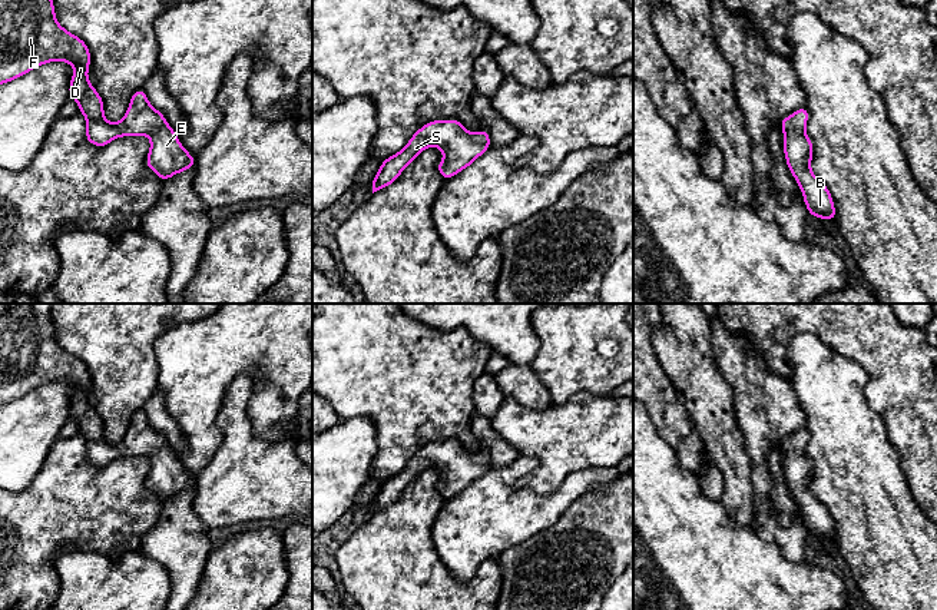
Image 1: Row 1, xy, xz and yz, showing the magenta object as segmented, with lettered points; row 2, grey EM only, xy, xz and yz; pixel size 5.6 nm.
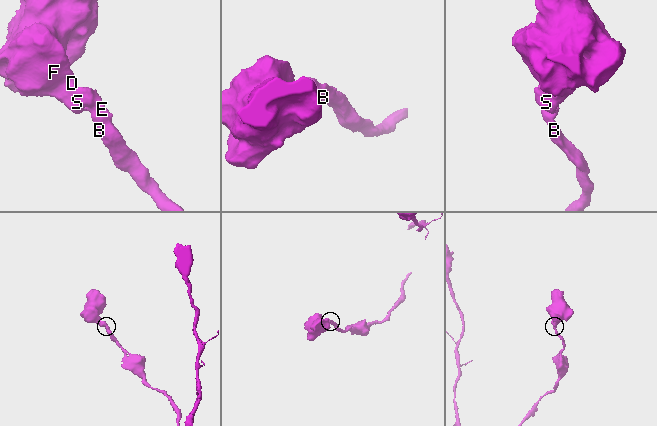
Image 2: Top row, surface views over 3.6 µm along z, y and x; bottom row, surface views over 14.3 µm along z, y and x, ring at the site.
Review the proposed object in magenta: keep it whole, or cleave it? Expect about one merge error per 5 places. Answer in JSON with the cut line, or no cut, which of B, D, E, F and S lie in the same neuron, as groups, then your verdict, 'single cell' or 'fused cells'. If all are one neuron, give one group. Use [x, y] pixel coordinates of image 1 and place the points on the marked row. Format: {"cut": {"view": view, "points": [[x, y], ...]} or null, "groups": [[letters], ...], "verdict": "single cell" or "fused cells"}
{"cut": null, "groups": [["B", "D", "E", "F", "S"]], "verdict": "single cell"}

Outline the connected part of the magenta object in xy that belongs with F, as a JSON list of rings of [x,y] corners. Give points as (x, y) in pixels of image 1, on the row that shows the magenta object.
[[[0,0],[0,84],[24,76],[27,72],[49,62],[66,62],[75,67],[69,95],[86,117],[86,140],[103,147],[120,136],[149,136],[150,149],[146,165],[163,182],[196,165],[196,159],[178,140],[165,116],[150,106],[143,89],[133,93],[126,115],[117,123],[105,117],[103,99],[87,79],[90,52],[86,43],[63,29],[56,20],[53,0]]]

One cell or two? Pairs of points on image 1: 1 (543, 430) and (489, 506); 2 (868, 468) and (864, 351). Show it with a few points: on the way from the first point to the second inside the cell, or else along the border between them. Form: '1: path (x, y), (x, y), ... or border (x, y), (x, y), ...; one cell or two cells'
1: border (535, 456), (537, 466), (517, 486); two cells
2: border (858, 365), (867, 380), (866, 403), (886, 425); two cells

